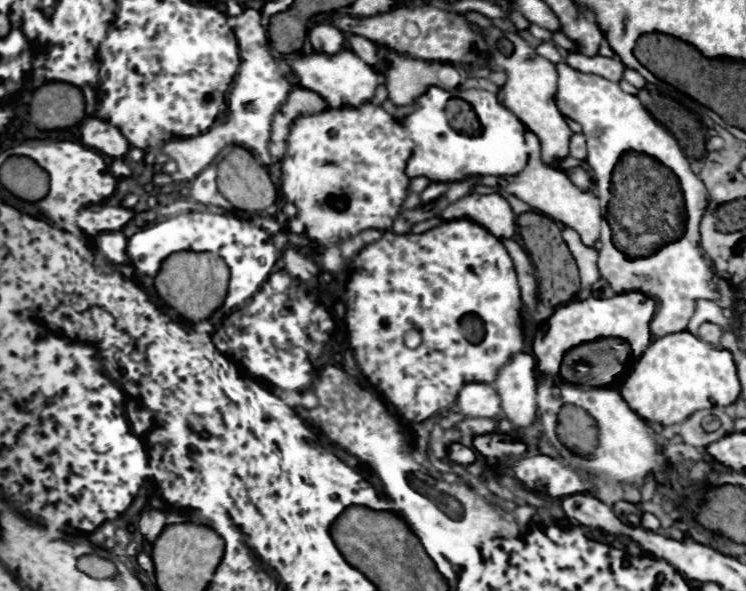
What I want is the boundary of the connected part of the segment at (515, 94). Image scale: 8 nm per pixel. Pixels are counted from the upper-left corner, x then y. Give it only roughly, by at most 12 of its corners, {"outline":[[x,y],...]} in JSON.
{"outline":[[517,32],[499,60],[497,98],[541,142],[545,164],[569,156],[555,104],[557,68]]}

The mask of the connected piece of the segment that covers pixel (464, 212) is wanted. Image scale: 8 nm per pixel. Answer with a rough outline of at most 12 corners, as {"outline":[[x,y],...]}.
{"outline":[[467,194],[443,220],[469,218],[513,238],[515,214],[501,194]]}

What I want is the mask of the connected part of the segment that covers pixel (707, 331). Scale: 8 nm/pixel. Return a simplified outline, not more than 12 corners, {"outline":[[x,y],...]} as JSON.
{"outline":[[705,322],[699,328],[699,336],[705,342],[717,346],[721,328]]}

